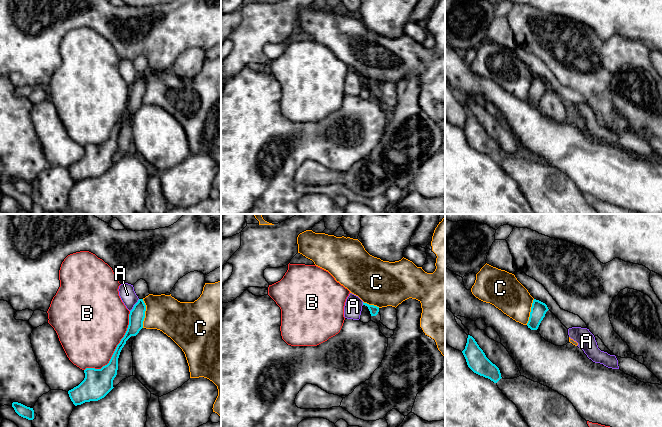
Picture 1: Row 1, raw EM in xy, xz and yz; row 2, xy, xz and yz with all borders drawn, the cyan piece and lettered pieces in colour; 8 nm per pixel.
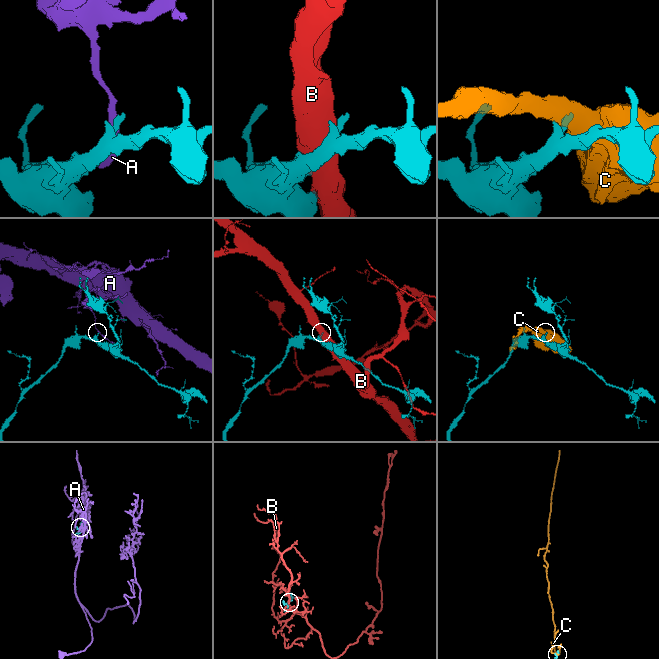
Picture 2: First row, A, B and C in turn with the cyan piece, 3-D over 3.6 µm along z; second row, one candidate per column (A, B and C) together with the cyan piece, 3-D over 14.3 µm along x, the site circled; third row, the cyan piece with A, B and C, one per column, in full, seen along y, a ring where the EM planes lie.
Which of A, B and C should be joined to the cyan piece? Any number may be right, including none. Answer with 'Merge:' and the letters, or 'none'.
Merge: none

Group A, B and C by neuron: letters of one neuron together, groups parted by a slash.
A / B / C

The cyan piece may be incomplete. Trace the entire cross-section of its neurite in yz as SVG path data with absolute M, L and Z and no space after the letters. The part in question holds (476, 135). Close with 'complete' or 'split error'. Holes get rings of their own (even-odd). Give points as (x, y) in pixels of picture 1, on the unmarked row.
M468 111L465 125L462 127L468 143L476 150L497 159L502 153L499 144L493 140L479 123L475 115Z; complete

